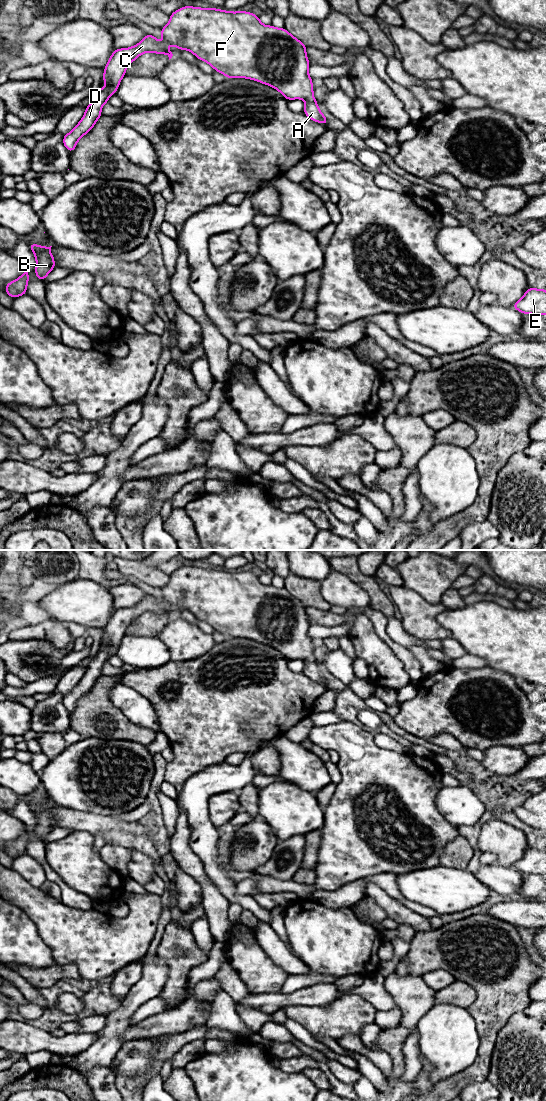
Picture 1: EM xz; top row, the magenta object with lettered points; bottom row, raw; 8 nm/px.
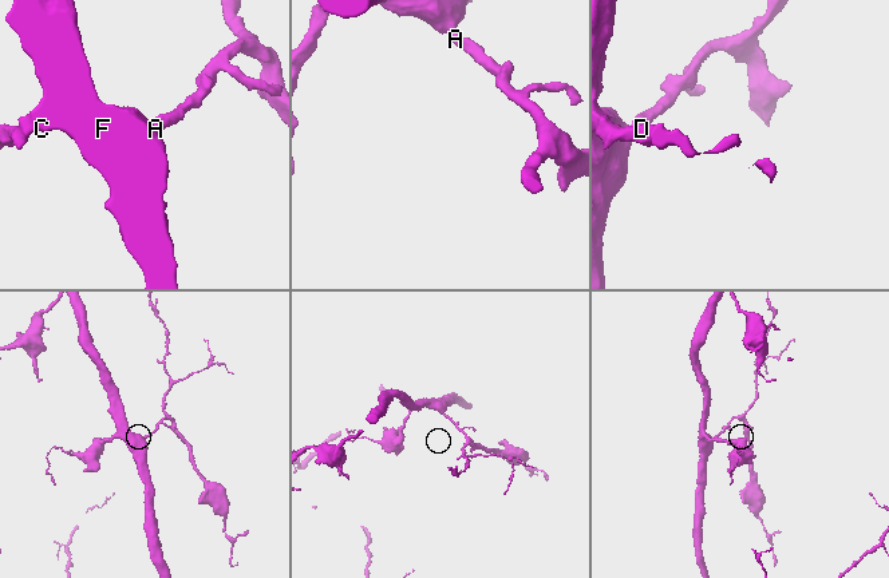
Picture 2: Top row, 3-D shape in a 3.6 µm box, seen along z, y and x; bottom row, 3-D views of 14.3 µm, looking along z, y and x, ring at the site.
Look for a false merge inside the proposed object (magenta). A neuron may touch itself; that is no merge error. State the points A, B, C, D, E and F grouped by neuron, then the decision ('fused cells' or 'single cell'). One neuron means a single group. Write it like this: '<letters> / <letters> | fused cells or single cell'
A B C D E F | single cell

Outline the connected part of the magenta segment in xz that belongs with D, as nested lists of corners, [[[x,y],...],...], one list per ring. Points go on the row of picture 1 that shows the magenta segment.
[[[147,33],[137,45],[130,48],[115,49],[104,68],[102,81],[107,85],[99,88],[94,95],[94,100],[86,107],[84,116],[71,132],[63,136],[63,145],[69,152],[73,152],[77,142],[82,136],[89,133],[97,120],[102,116],[102,106],[109,102],[109,97],[117,93],[121,79],[125,76],[127,67],[141,54],[152,52],[156,54],[166,54],[169,60],[172,52],[160,43],[153,35]]]

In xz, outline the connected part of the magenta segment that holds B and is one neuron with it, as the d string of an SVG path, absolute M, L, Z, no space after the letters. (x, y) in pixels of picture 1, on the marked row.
M35 243L29 244L30 249L34 253L36 259L36 277L42 281L55 268L55 260L50 253L51 247L39 246Z

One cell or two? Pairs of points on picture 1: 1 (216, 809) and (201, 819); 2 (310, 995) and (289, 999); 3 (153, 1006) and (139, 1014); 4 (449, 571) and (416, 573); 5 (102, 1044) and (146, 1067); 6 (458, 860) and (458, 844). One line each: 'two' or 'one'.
1: two
2: one
3: one
4: one
5: two
6: one

